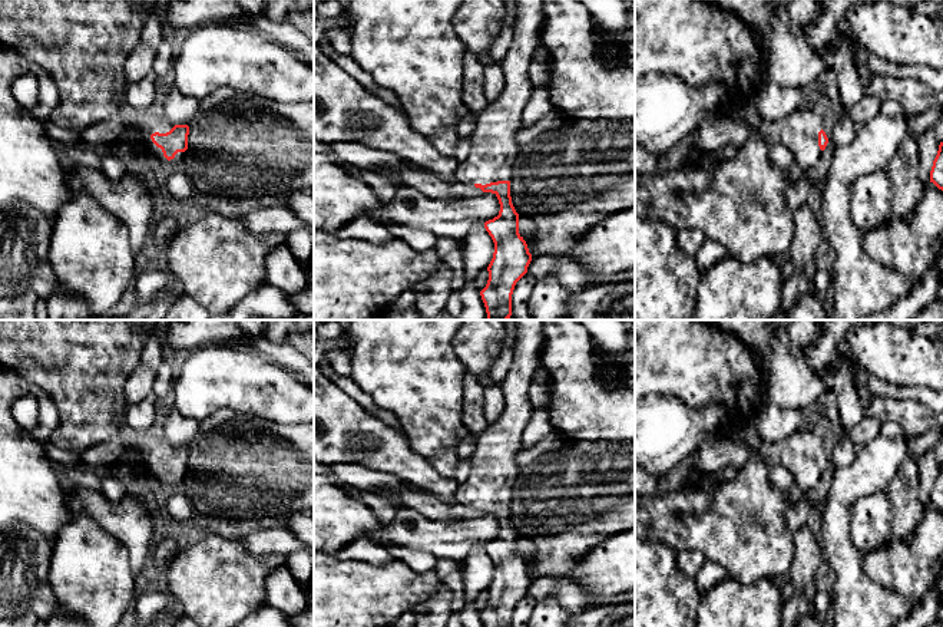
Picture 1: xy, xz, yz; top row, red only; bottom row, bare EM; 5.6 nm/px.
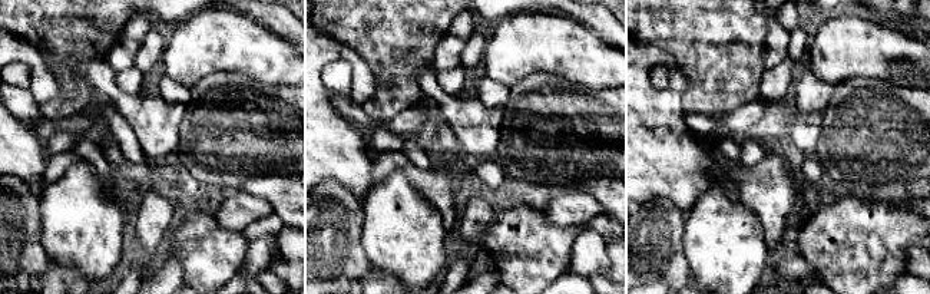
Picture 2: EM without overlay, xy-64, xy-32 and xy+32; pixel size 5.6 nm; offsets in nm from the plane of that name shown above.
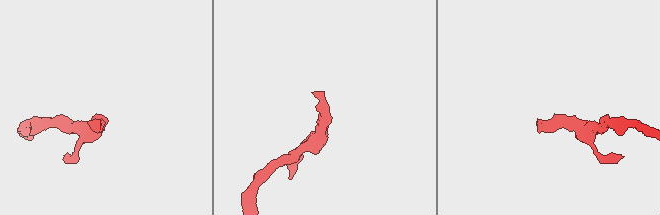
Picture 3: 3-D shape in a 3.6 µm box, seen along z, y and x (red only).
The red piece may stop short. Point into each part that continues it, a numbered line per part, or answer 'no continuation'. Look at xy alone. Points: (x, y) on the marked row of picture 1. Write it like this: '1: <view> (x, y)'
1: xy (154, 119)

